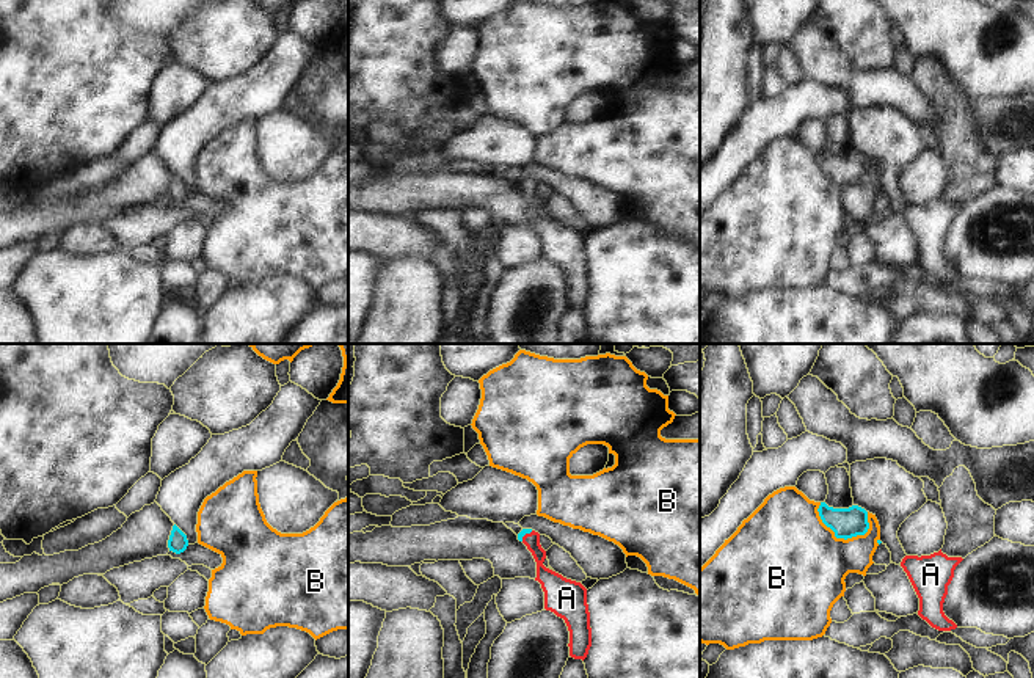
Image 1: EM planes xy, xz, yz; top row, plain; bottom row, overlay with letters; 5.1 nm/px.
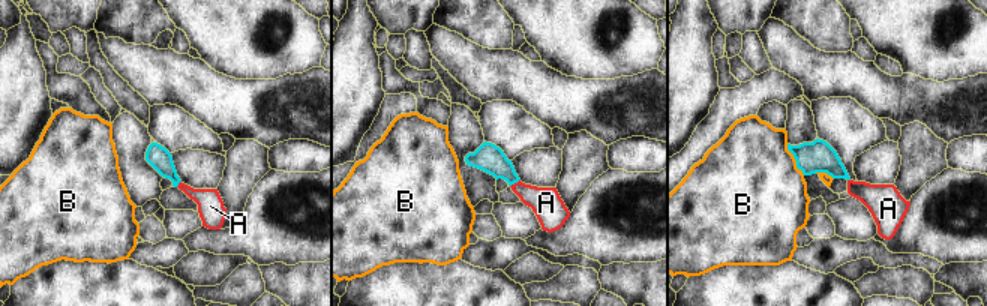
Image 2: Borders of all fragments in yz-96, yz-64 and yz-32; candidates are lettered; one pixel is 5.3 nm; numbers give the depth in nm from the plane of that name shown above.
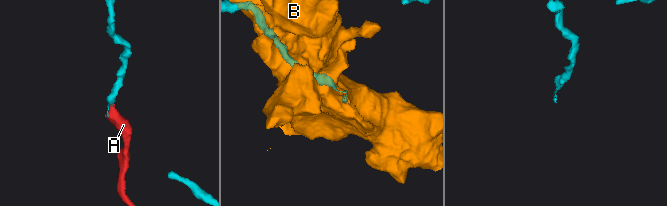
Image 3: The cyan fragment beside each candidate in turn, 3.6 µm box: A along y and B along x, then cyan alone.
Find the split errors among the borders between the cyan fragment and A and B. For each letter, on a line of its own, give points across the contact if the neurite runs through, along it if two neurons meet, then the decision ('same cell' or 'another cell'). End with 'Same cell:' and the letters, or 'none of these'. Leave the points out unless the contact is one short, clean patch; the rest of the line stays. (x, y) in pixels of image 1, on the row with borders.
A: way xz (523, 532), (526, 532), (540, 554), (545, 576); same cell
B: another cell
Same cell: A

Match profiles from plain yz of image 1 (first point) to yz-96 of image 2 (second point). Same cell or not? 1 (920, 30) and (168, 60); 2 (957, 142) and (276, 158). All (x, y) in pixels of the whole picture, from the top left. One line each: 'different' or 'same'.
1: different
2: different

